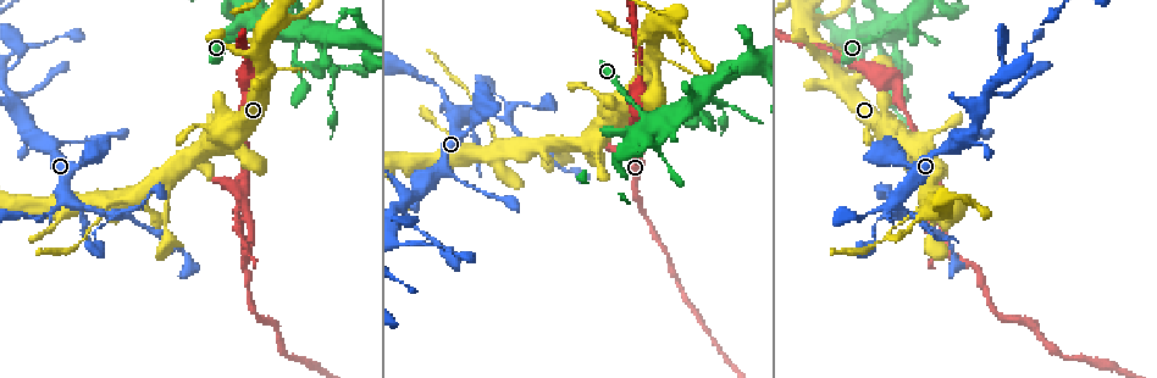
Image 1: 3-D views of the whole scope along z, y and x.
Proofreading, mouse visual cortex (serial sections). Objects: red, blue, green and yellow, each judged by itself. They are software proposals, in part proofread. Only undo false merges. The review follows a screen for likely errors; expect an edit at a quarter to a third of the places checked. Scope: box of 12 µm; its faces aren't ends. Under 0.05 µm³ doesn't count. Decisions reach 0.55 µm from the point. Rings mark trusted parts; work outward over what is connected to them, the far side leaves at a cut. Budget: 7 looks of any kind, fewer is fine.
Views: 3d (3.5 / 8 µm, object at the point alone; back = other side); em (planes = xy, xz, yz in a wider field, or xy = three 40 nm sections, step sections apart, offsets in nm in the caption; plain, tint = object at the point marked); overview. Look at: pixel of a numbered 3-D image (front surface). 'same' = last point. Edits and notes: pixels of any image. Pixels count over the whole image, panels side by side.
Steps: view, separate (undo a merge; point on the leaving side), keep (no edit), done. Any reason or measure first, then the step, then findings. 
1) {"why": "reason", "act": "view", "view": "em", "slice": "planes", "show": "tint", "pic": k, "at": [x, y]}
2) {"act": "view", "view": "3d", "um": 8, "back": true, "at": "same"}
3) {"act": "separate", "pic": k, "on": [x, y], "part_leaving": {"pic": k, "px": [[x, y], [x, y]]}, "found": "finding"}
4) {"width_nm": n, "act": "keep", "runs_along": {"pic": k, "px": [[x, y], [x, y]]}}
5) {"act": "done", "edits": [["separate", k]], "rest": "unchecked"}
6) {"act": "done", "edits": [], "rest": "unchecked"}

{"why": "two arms in line, one across", "act": "view", "view": "3d", "um": 3.5, "back": true, "pic": 1, "at": [245, 204]}

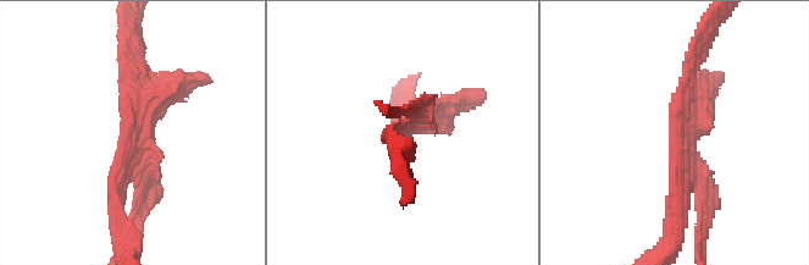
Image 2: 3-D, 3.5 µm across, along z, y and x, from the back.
{"why": "now the EM", "act": "view", "view": "em", "slice": "xy", "step": 1, "show": "tint", "pic": 2, "at": [406, 134]}

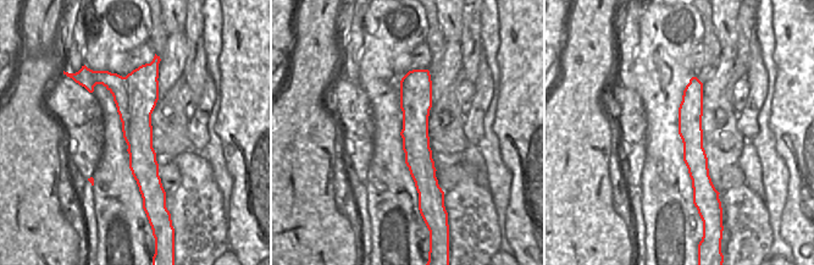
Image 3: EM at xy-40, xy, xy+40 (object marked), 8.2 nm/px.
{"act": "separate", "pic": 2, "on": [463, 94], "found": "a second cell is stuck on"}

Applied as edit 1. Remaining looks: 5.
{"act": "view", "view": "overview"}

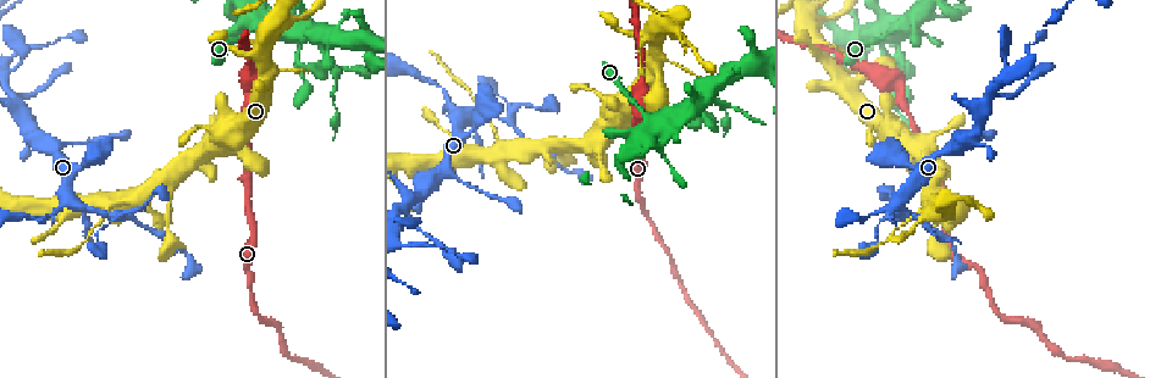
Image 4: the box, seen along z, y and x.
{"why": "sudden change in width", "act": "view", "view": "3d", "um": 8, "pic": 4, "at": [101, 220]}

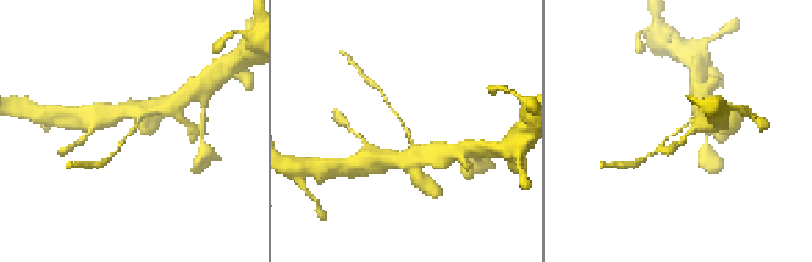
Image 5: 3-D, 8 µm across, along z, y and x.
{"why": "shape alone is not enough", "act": "view", "view": "em", "slice": "planes", "show": "tint", "pic": 5, "at": [410, 135]}

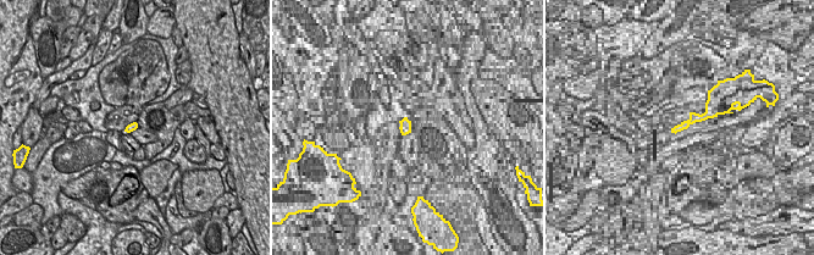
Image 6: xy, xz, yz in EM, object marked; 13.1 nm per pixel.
{"arm_widths_nm": [100, 350], "act": "separate", "pic": 5, "on": [119, 148], "part_leaving": {"pic": 5, "px": [[128, 135], [119, 150], [103, 162]]}, "found": "two cells meet here"}

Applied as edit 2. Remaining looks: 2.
{"act": "done", "edits": [["separate", 2], ["separate", 5]], "rest": "unchecked"}

